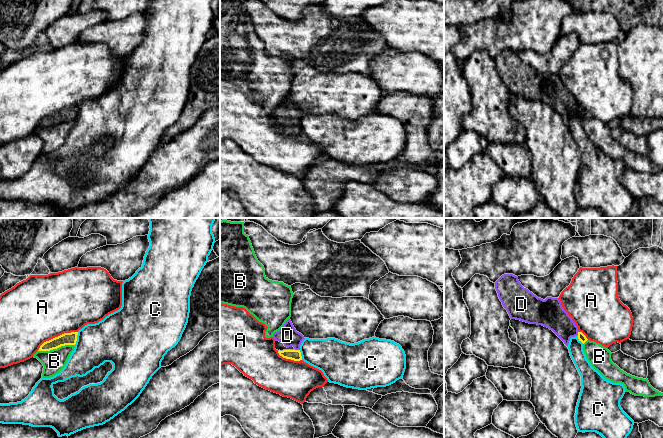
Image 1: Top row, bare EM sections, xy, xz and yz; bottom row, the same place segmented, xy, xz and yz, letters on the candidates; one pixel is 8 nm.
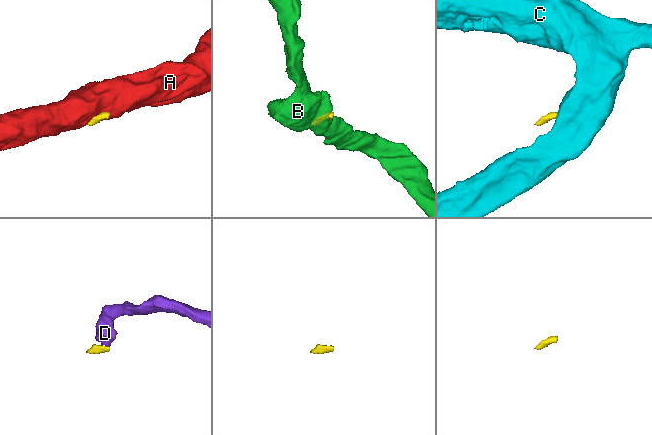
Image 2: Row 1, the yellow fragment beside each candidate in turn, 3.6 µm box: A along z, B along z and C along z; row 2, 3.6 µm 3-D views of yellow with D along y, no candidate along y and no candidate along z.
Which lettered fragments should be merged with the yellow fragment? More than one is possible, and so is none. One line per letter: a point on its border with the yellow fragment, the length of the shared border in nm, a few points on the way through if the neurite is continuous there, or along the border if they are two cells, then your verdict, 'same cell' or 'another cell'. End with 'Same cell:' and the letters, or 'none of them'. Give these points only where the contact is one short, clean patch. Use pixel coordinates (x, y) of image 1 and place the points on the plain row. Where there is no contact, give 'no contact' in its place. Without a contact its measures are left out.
A: meets yellow in xy at (56, 113); contact 360 nm long; border along xy (77, 107), (62, 109), (46, 116), (37, 126); another cell
B: meets yellow in xy at (55, 124); contact 300 nm long; border along xy (73, 120), (65, 120), (49, 126), (38, 127); another cell
C: meets yellow in xy at (76, 115); contact 120 nm long; border along xy (78, 108), (74, 121); another cell
D: meets yellow in xz at (297, 126); contact 40 nm long; runs through xz (295, 131), (297, 126), (296, 120), (287, 111); same cell
Same cell: D

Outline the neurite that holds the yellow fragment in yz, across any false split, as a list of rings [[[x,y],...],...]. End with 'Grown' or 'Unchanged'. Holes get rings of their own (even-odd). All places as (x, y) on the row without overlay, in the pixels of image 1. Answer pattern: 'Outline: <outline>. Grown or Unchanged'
Outline: [[[504,50],[495,58],[495,65],[503,83],[507,86],[511,95],[520,96],[529,100],[542,101],[552,106],[566,122],[570,114],[577,112],[583,120],[588,116],[586,112],[578,106],[575,98],[568,91],[558,74],[547,73],[545,76],[538,74],[528,65],[524,64],[513,50]]]. Grown

